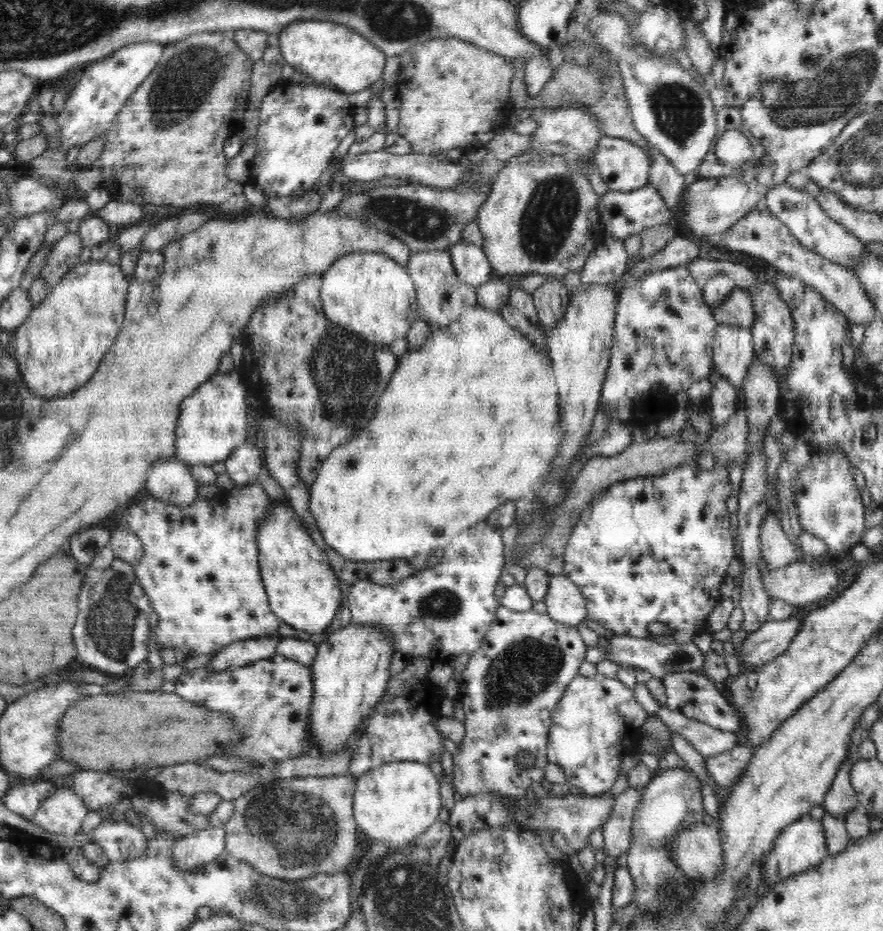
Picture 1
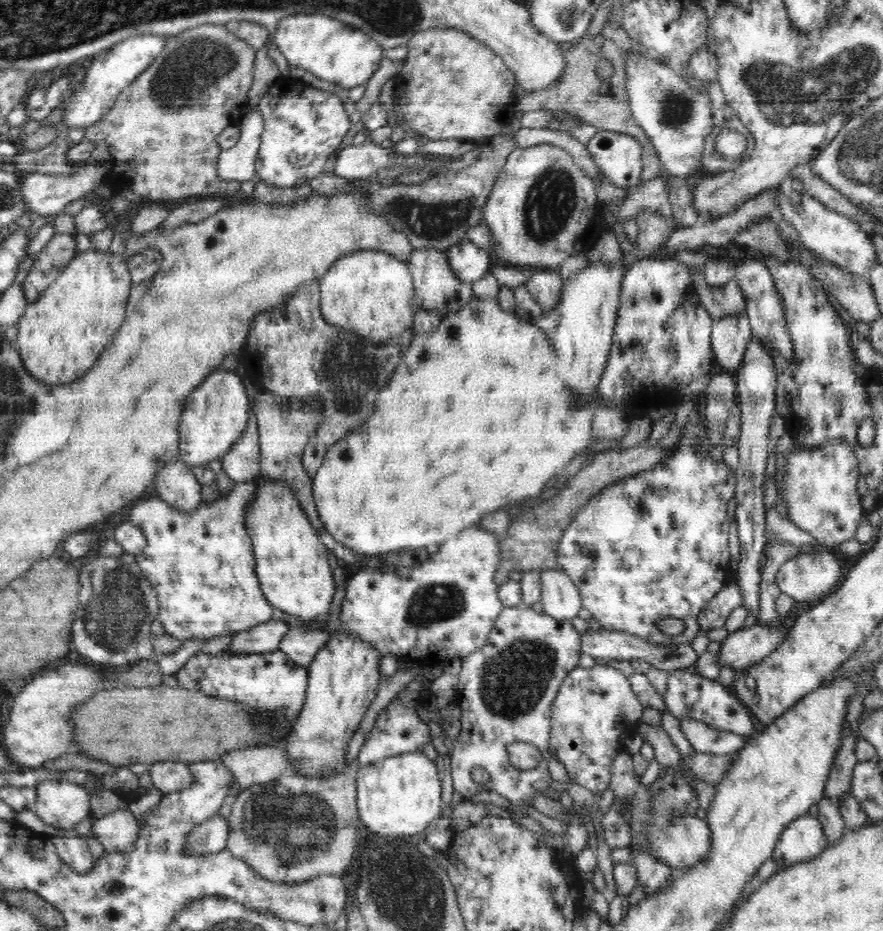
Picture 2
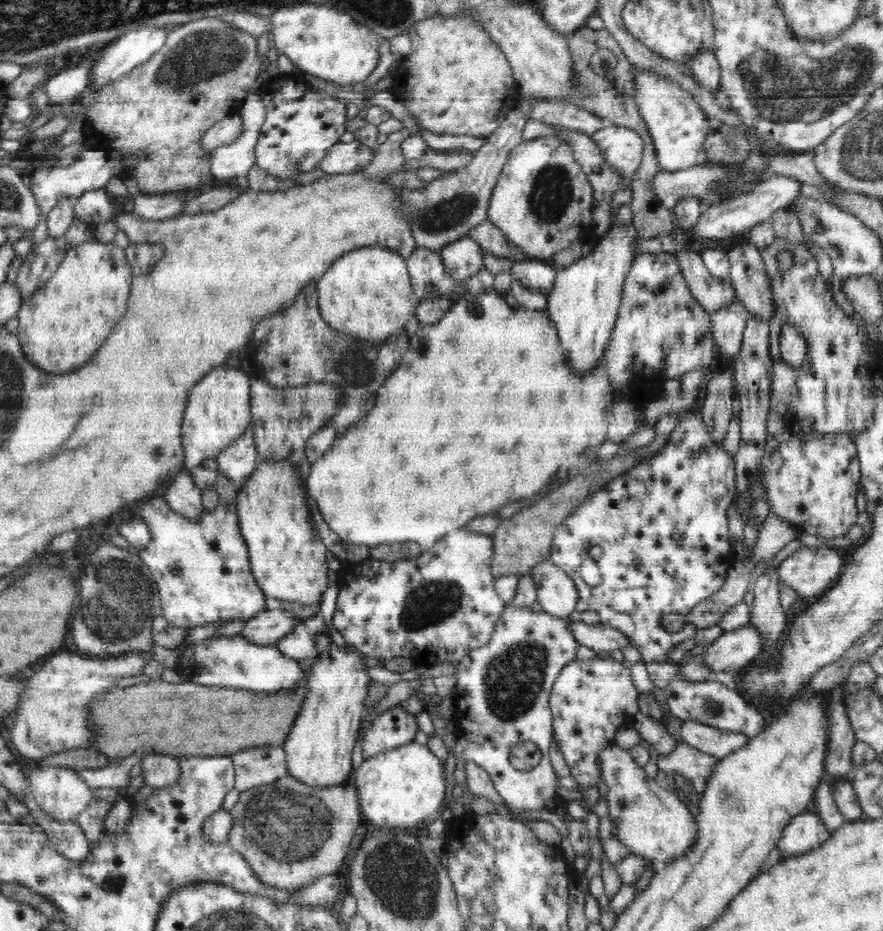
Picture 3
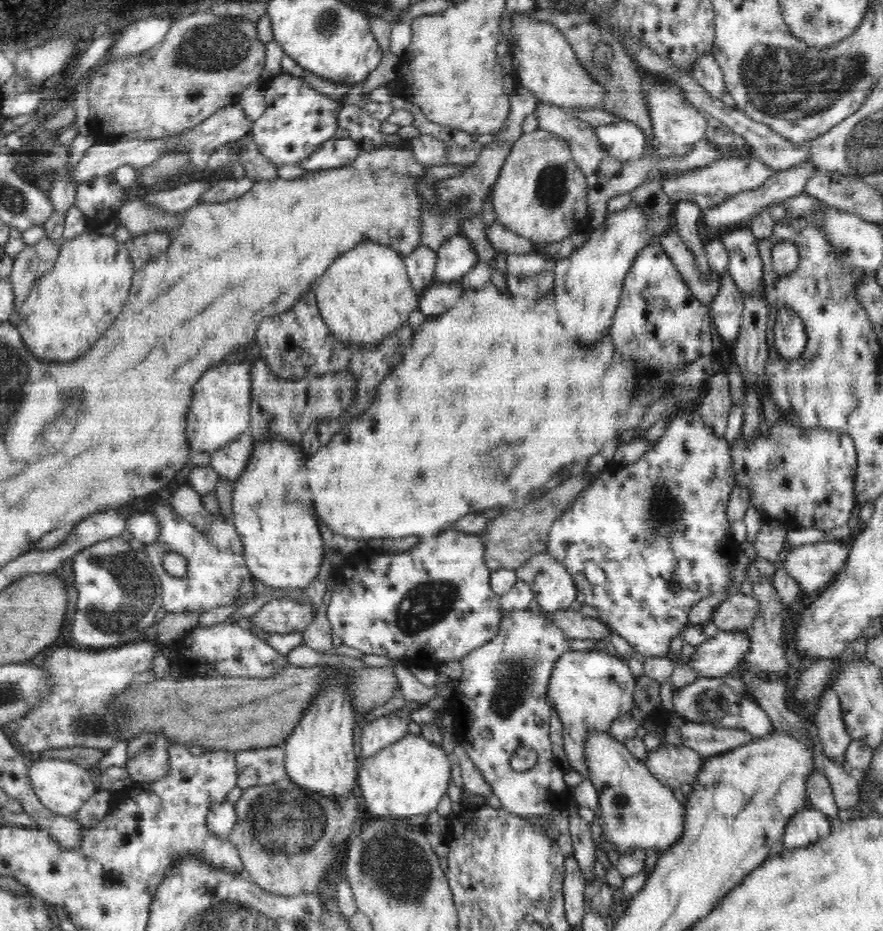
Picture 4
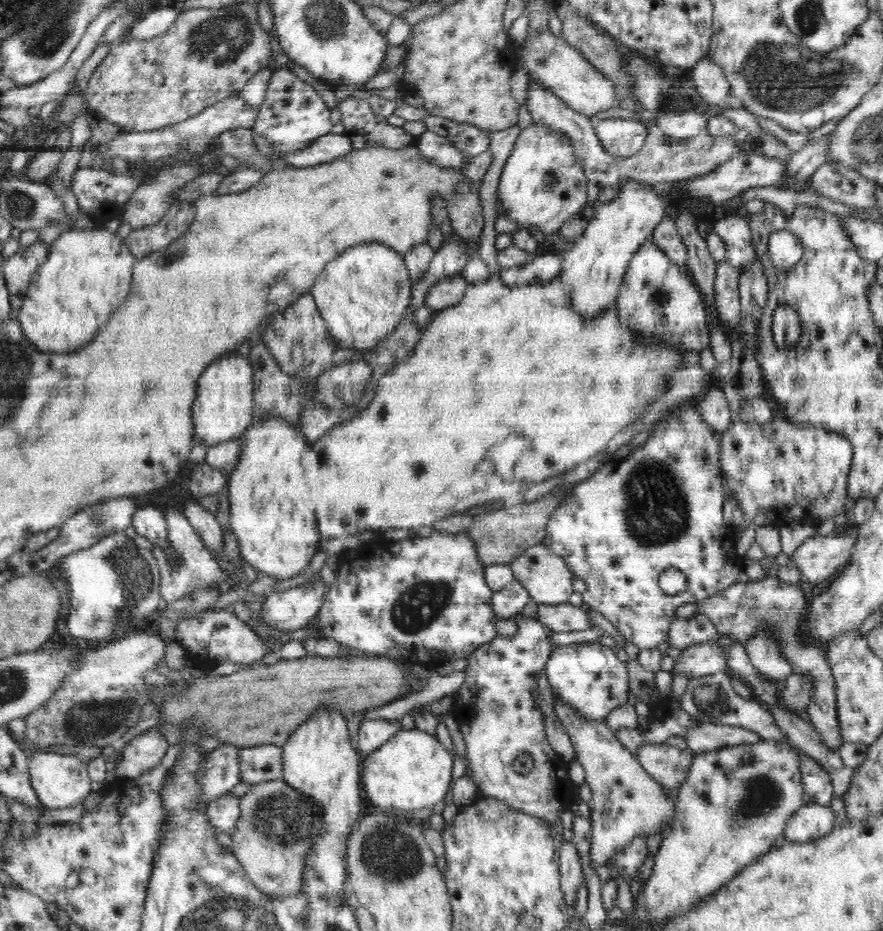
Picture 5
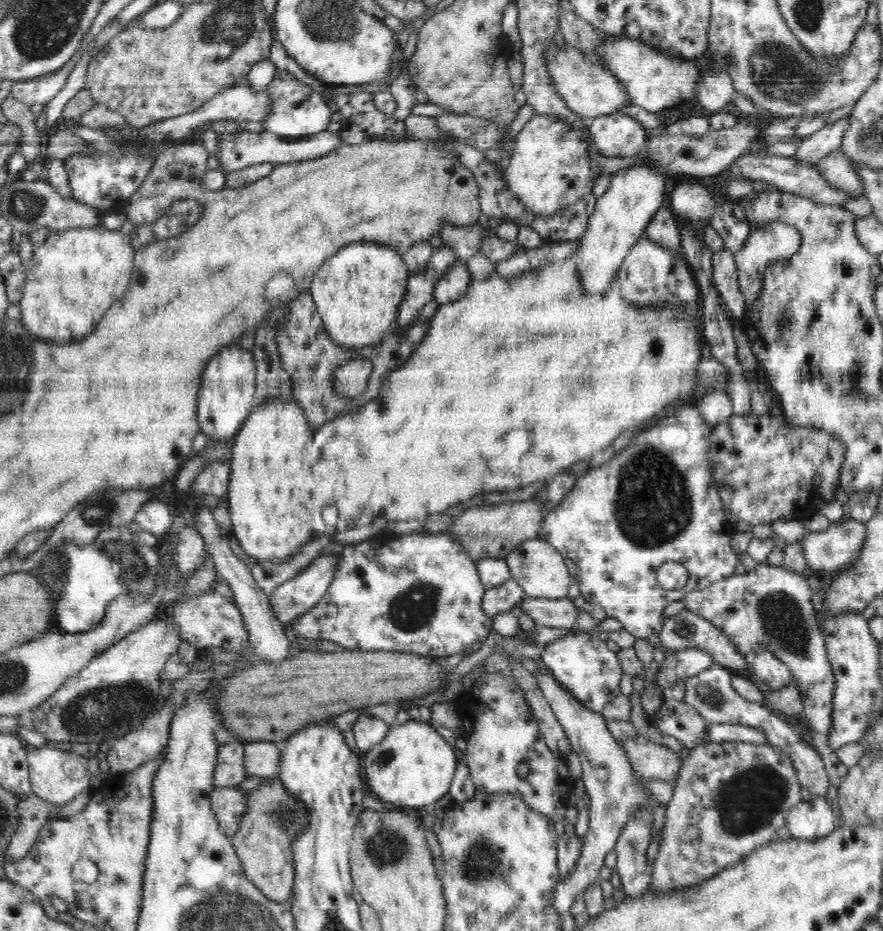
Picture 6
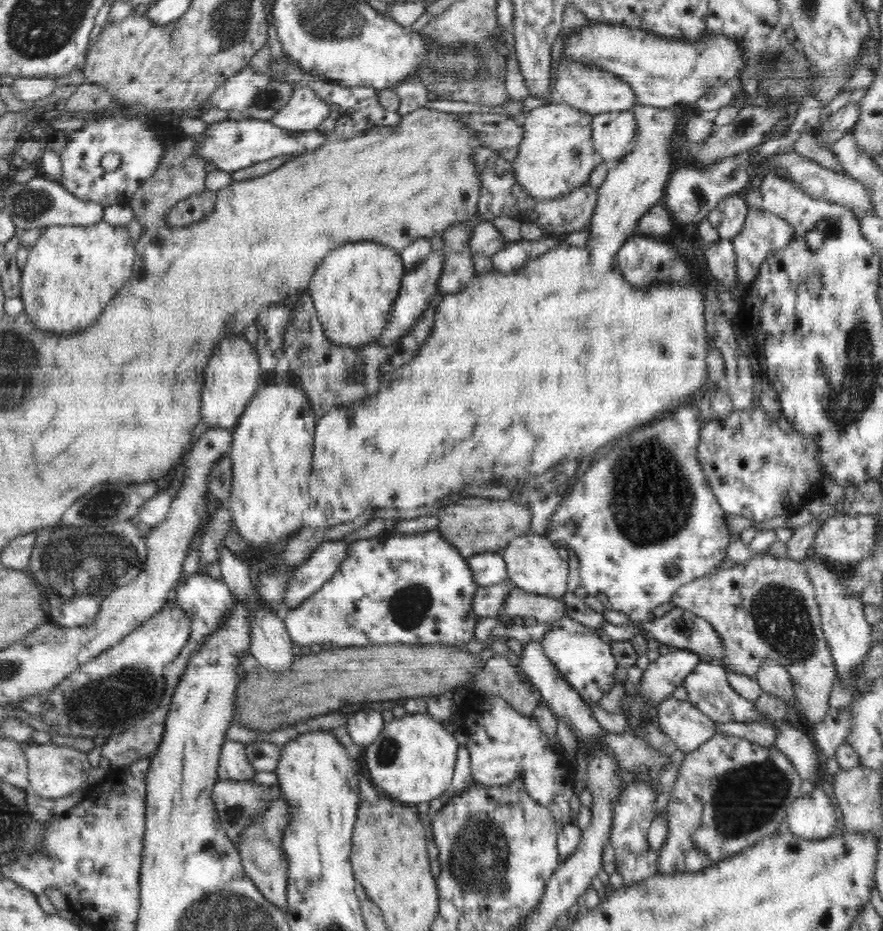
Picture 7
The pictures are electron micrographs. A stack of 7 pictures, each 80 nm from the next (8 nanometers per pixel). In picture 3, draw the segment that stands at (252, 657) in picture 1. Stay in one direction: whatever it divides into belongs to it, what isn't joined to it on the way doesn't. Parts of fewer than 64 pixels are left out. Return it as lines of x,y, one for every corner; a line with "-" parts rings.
267,608
253,616
240,634
259,646
276,646
280,638
291,634
300,623
290,611

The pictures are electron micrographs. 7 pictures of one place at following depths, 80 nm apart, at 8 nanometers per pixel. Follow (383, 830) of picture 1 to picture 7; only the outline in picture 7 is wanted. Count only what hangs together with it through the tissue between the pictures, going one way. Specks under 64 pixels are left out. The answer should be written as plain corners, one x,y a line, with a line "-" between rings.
407,712
401,718
394,717
390,722
385,722
383,731
374,742
364,747
362,754
366,757
371,782
380,795
417,808
449,790
458,748
454,733
446,729
446,722
434,719
427,712

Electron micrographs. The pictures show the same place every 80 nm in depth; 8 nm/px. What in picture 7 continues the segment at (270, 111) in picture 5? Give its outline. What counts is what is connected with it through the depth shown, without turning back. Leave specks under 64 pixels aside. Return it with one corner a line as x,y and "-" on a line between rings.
295,86
292,96
270,121
280,129
288,131
314,131
328,118
330,105
308,86

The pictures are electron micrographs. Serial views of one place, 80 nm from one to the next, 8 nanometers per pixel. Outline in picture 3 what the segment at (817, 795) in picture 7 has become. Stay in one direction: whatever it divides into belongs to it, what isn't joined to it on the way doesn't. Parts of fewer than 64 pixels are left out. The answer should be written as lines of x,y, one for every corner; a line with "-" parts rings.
798,813
785,826
777,848
781,852
780,859
801,855
830,838
830,833
817,813

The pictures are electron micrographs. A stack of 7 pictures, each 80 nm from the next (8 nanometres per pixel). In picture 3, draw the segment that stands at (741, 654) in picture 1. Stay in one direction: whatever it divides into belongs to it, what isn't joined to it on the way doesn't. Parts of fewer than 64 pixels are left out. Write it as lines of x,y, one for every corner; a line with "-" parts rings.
752,626
732,632
724,632
714,640
702,658
712,676
723,671
737,672
740,668
760,657
764,652
764,639

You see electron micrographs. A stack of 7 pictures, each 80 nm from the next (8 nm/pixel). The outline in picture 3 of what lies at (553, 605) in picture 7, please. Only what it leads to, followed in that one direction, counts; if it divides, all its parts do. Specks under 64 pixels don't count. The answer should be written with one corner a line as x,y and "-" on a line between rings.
568,617
564,618
570,625
570,631
580,646
588,649
588,652
596,653
598,656
620,657
623,648
634,648
630,639
620,633
620,630
612,629
599,624
586,624
573,622

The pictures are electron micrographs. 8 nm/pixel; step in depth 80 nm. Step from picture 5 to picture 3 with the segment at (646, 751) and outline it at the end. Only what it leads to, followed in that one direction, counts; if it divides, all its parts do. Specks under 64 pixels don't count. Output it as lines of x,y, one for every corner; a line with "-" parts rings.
678,742
670,754
658,755
656,764
660,772
667,776
674,775
680,784
701,794
707,779
712,778
712,772
718,761
717,757

